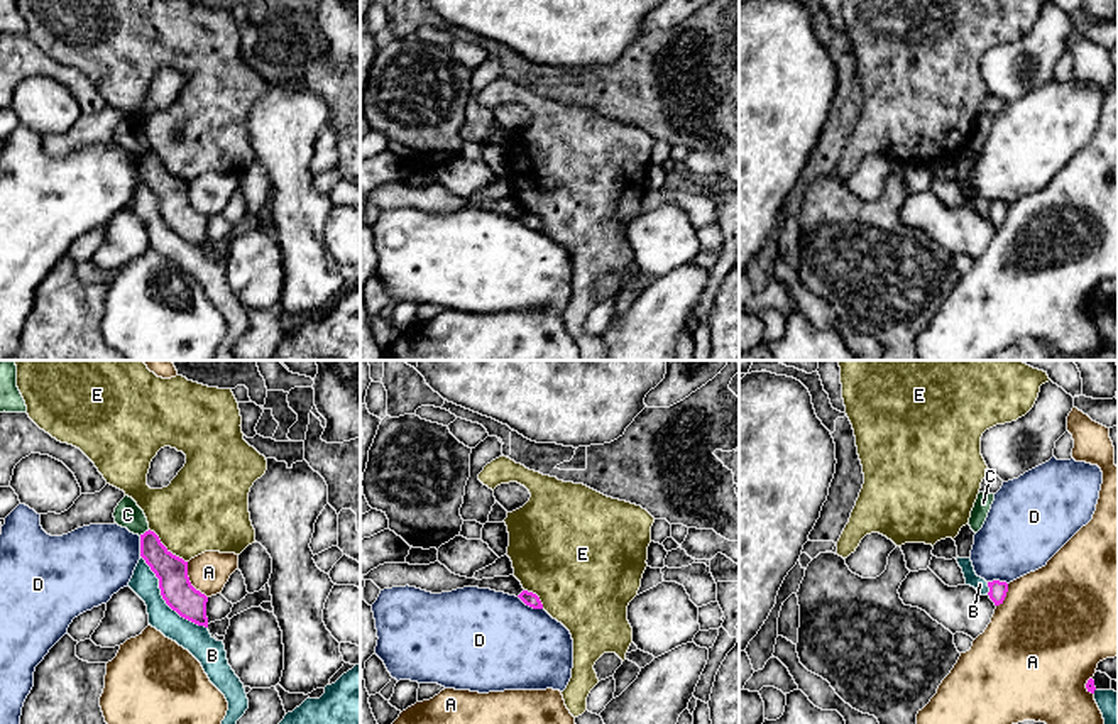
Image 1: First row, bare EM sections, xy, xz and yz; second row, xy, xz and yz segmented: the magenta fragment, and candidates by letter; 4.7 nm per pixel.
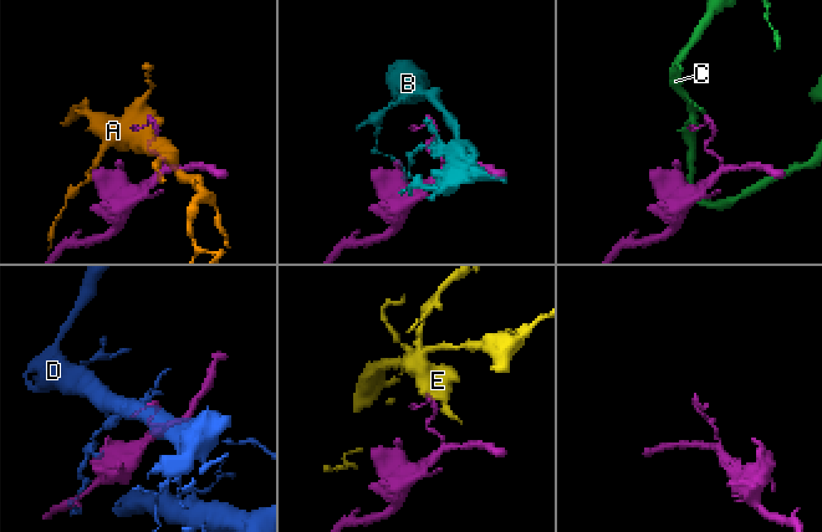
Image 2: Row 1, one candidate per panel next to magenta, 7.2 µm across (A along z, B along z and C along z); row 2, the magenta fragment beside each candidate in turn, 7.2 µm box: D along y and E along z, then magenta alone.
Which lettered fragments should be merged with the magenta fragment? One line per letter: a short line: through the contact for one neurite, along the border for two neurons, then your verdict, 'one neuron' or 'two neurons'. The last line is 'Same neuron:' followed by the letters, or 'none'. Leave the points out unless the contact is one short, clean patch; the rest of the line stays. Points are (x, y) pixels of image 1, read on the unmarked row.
A: two neurons
B: two neurons
C: line xy (149, 151), (139, 156); two neurons
D: two neurons
E: two neurons
Same neuron: none

